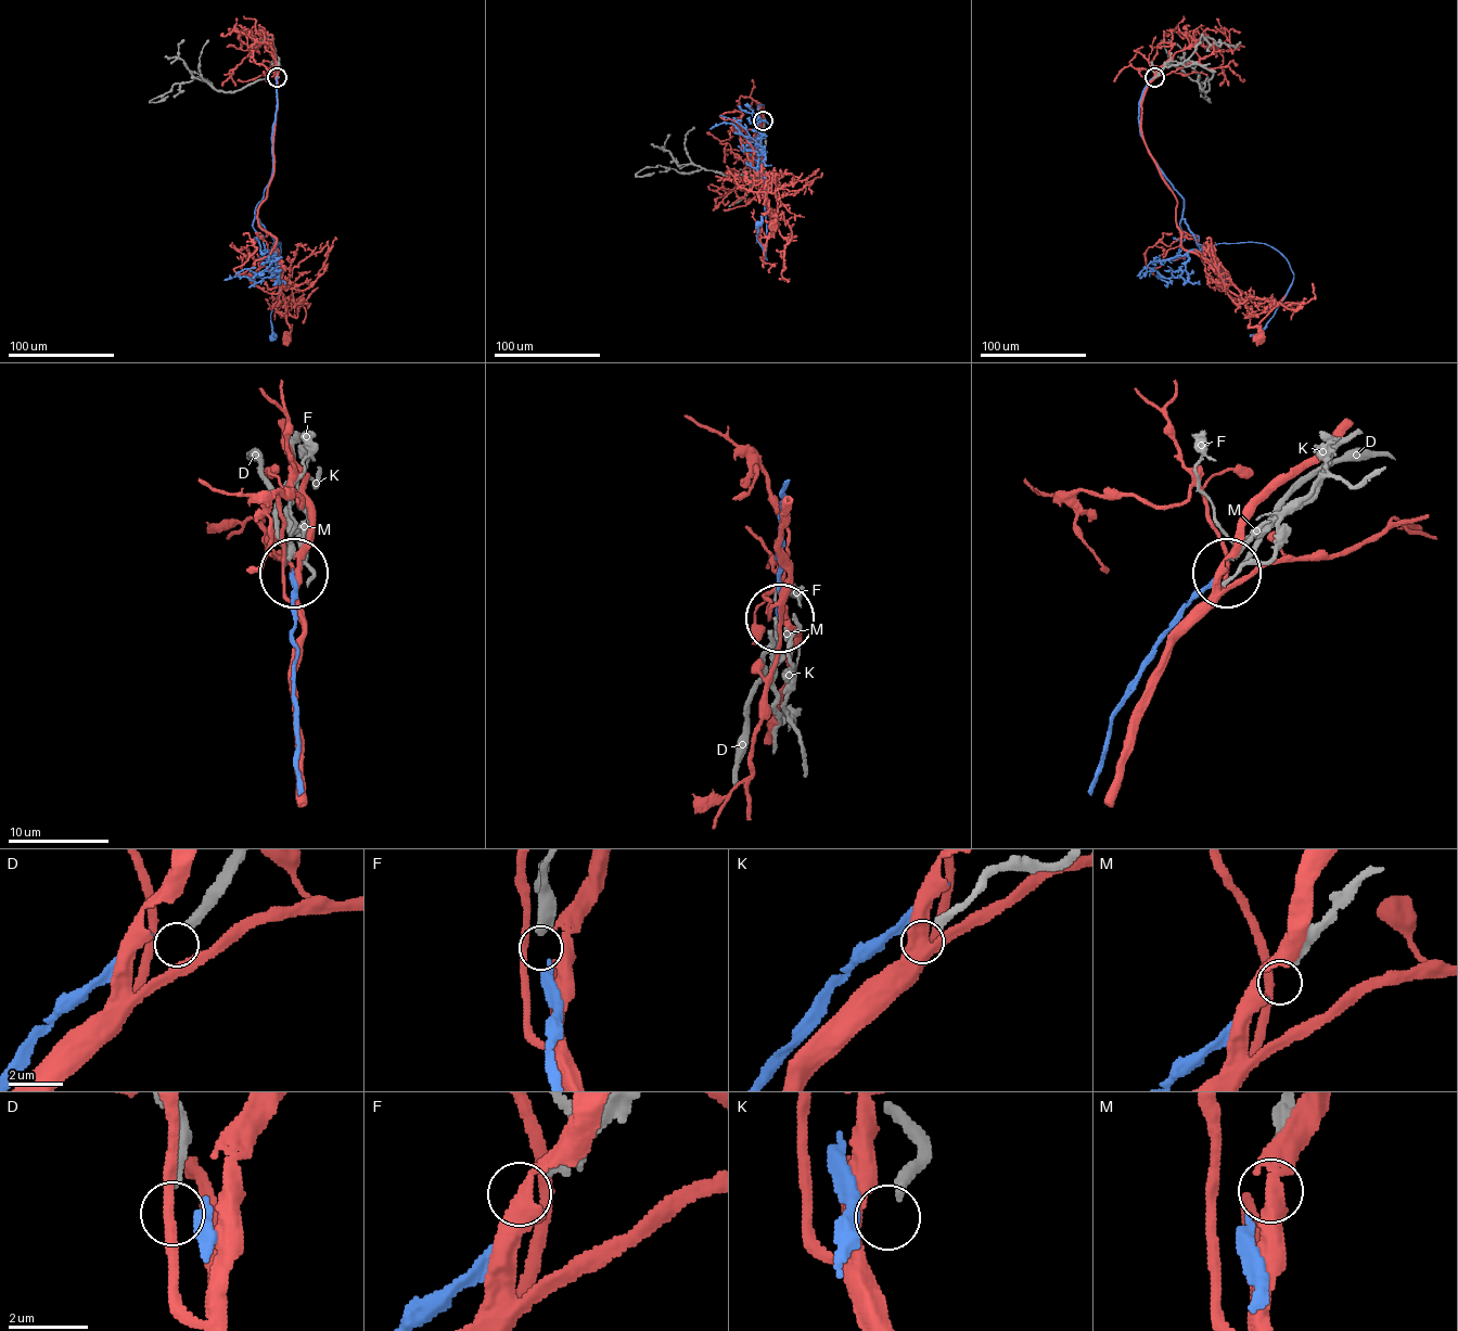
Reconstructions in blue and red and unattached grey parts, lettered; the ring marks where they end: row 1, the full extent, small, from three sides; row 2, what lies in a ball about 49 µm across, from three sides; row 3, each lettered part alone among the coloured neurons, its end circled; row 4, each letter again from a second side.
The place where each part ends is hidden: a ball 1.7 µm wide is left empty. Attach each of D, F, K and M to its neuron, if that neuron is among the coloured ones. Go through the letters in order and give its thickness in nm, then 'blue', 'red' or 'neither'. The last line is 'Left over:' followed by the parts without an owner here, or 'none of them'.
D: 360 nm | neither
F: 420 nm | neither
K: 300 nm | neither
M: 280 nm | blue
Left over: D, F, K

